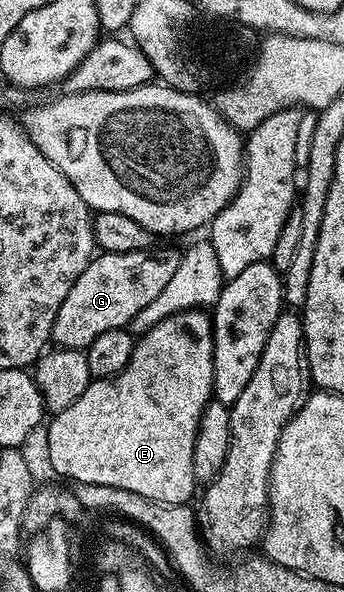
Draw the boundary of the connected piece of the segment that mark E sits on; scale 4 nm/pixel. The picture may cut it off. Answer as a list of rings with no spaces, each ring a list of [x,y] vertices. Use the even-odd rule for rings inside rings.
[[[203,309],[199,310],[183,310],[178,312],[174,316],[170,316],[166,320],[162,320],[158,324],[154,324],[154,328],[143,331],[135,339],[132,347],[132,355],[130,360],[126,364],[126,368],[122,368],[122,372],[118,372],[113,378],[97,378],[91,382],[86,388],[86,392],[82,392],[82,396],[78,396],[78,400],[74,400],[74,404],[70,404],[70,408],[62,408],[62,412],[51,415],[50,421],[47,423],[48,426],[48,462],[52,465],[52,470],[56,474],[61,474],[64,478],[69,478],[72,482],[81,482],[85,488],[91,488],[93,486],[109,486],[115,490],[125,490],[131,494],[137,494],[138,496],[146,496],[146,500],[154,500],[155,502],[161,502],[162,504],[170,504],[171,506],[182,506],[191,503],[193,500],[192,493],[198,490],[198,483],[194,476],[194,436],[197,435],[198,420],[202,416],[202,412],[205,407],[208,406],[210,399],[213,397],[212,392],[212,377],[214,376],[214,360],[212,359],[212,320],[211,317]]]

